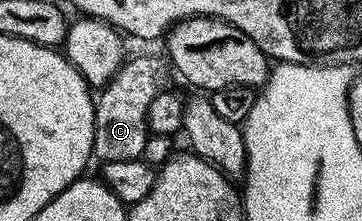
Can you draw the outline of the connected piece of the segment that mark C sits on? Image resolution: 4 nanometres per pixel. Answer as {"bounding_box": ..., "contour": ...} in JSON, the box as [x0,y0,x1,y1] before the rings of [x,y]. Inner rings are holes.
{"bounding_box":[93,55,168,162],"contour":[[[138,55],[125,60],[121,70],[97,94],[93,115],[93,156],[101,162],[126,161],[141,158],[144,142],[147,141],[147,109],[152,99],[158,95],[162,84],[160,81],[168,72],[168,65],[163,56]]]}

